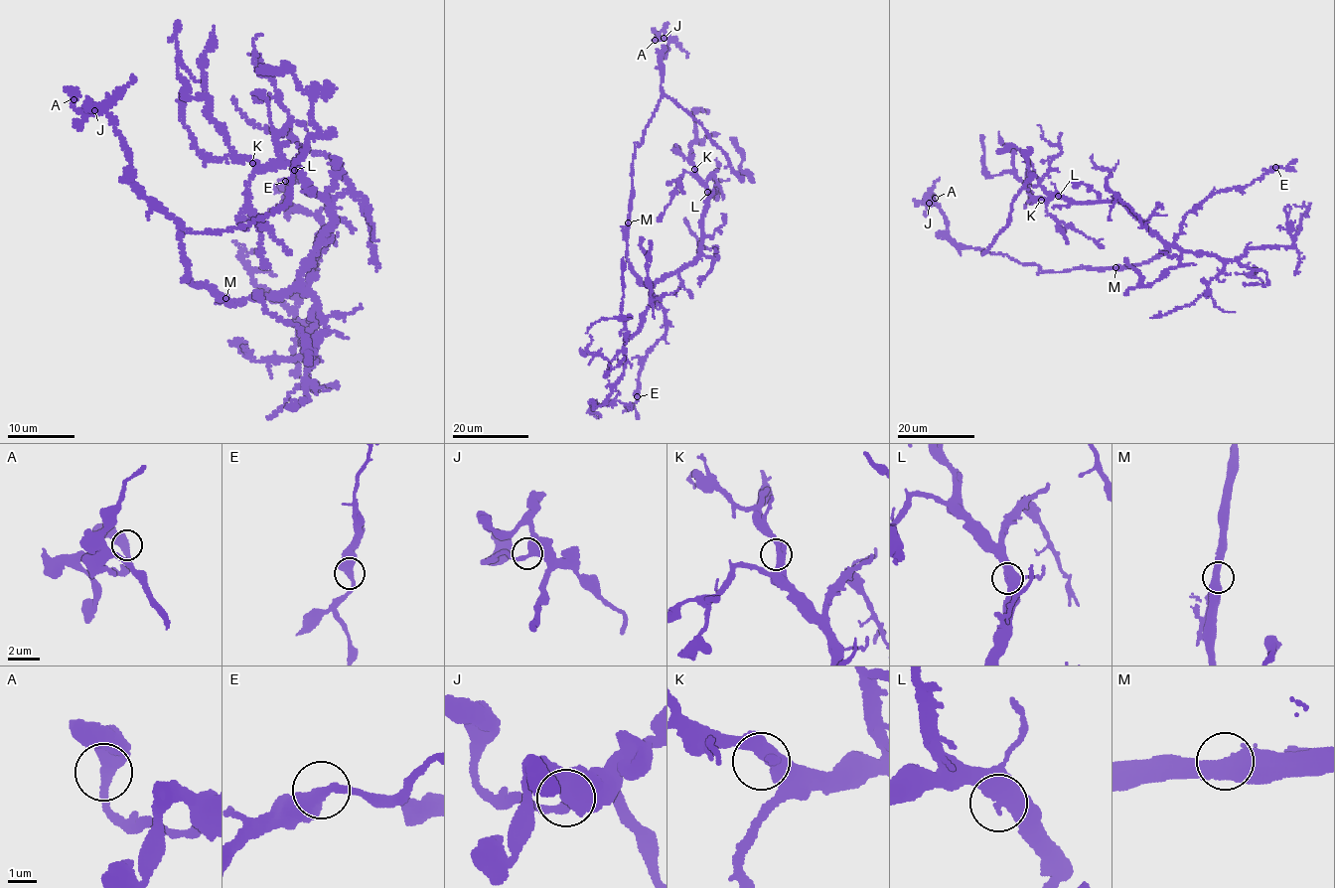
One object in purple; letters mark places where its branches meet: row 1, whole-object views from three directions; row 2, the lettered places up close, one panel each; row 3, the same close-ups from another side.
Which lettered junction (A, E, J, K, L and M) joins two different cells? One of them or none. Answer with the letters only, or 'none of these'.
none of these

